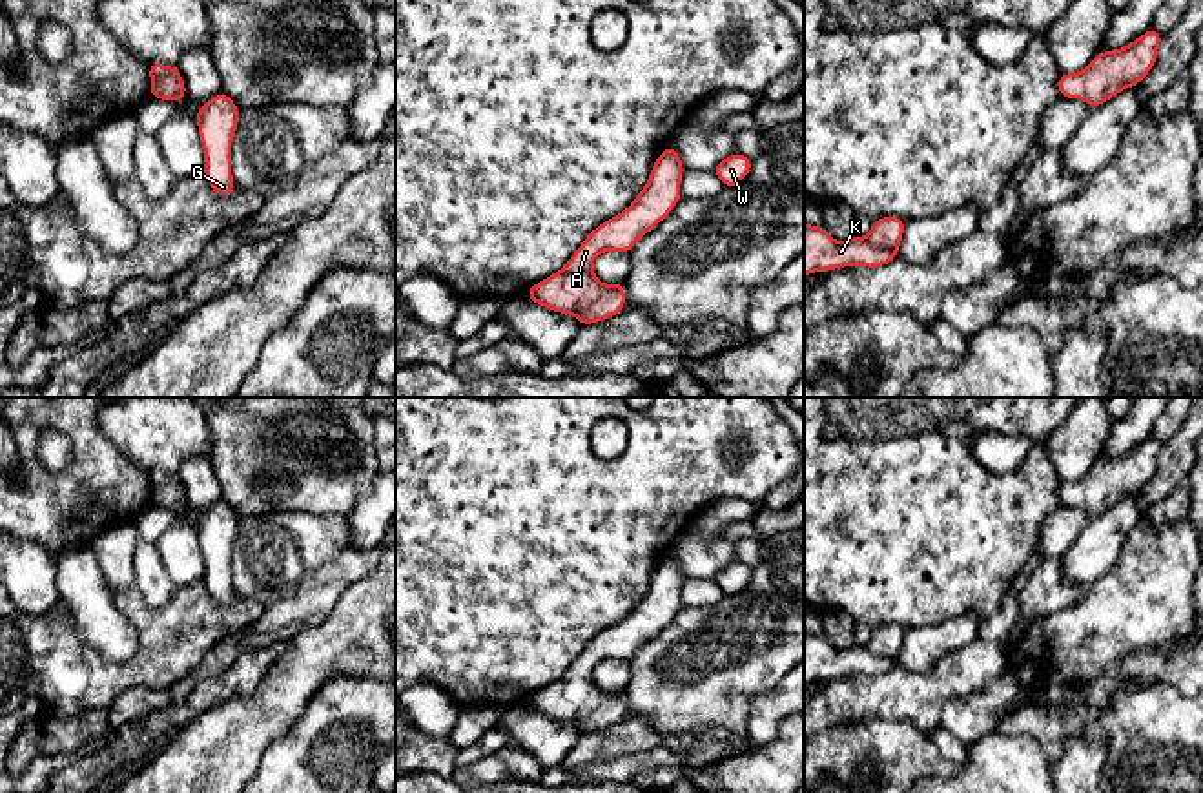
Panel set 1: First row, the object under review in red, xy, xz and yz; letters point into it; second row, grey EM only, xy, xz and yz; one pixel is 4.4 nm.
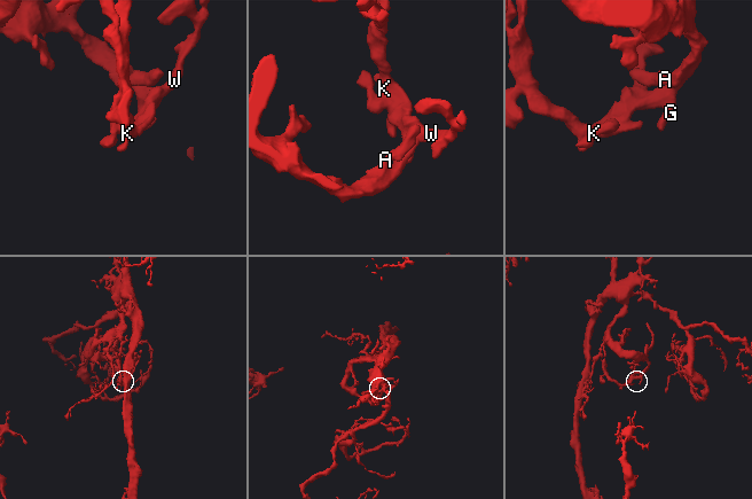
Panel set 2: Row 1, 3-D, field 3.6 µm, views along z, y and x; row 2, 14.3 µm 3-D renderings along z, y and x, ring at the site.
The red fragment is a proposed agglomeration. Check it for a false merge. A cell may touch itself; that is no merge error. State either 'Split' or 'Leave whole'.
Leave whole

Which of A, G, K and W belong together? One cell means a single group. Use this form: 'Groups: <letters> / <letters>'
Groups: A G K W

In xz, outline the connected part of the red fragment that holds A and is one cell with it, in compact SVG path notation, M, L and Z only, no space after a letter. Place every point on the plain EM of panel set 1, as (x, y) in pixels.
M667 554L654 569L649 591L636 603L632 613L620 623L607 627L594 636L560 680L532 693L527 698L530 711L545 715L552 720L572 722L581 735L618 724L625 716L625 693L623 689L618 693L600 691L592 680L592 669L603 660L629 662L645 642L662 631L682 607L680 591L684 580L680 561Z

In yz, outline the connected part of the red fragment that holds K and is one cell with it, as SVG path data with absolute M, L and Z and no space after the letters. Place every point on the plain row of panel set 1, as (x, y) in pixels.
M880 625L866 645L835 649L824 634L804 631L804 685L811 680L831 680L844 675L880 676L897 667L906 629Z

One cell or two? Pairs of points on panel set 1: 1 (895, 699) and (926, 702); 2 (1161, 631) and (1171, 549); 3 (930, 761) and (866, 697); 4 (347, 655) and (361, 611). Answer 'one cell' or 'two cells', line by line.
1: one cell
2: one cell
3: two cells
4: one cell

